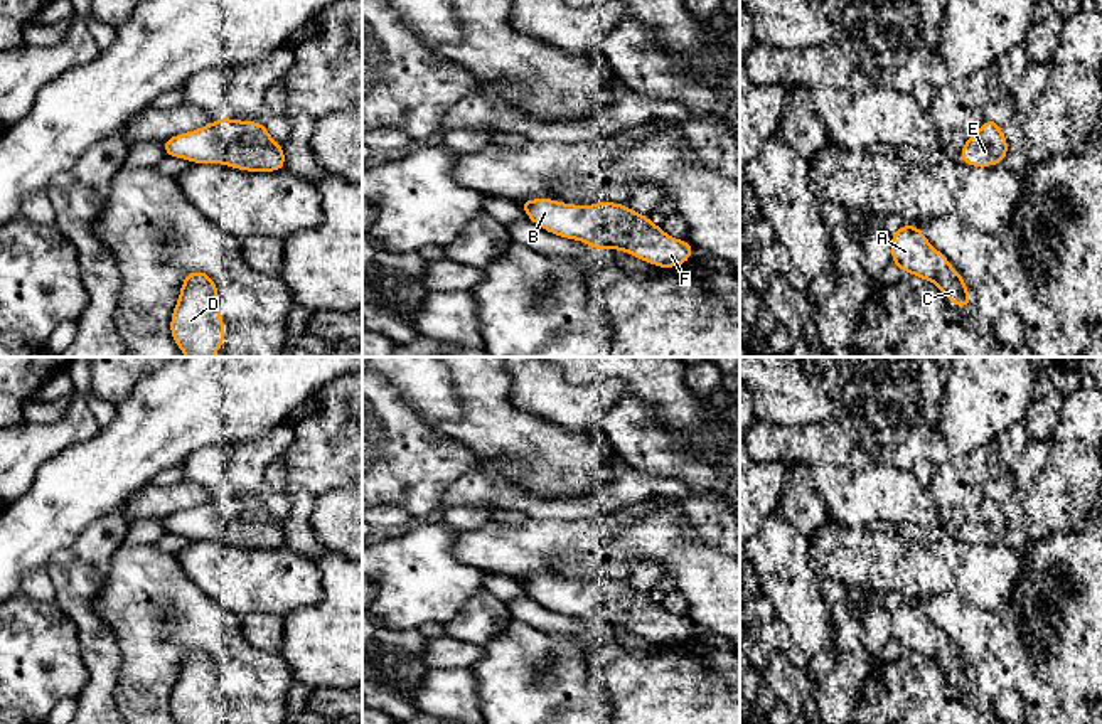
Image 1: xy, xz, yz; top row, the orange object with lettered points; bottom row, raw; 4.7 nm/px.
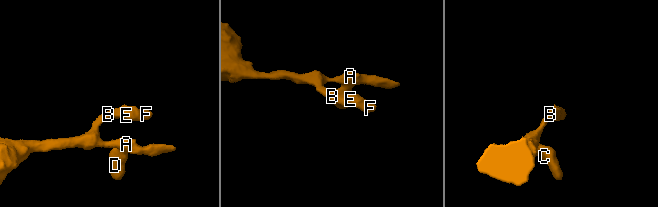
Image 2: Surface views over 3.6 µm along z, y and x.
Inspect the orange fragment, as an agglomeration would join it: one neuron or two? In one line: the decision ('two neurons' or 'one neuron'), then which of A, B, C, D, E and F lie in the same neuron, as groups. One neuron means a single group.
one neuron; A B C D E F

